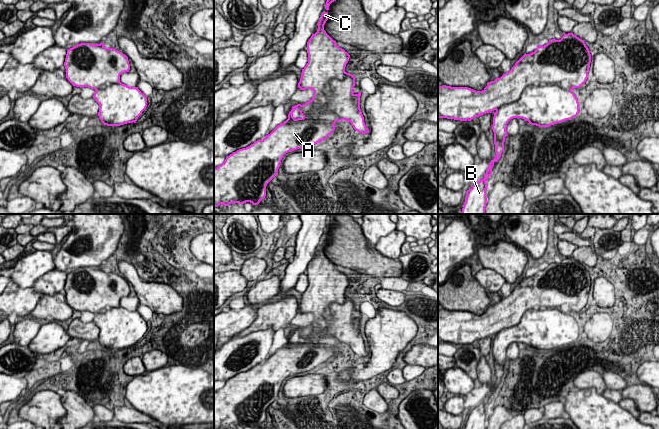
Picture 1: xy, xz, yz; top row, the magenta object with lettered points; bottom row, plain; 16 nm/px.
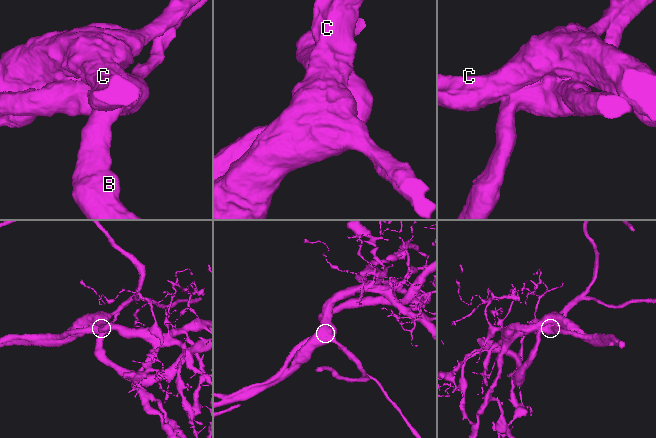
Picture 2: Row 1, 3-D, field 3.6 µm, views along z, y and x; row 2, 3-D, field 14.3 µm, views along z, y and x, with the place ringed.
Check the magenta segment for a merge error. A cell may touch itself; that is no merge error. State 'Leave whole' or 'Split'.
Split

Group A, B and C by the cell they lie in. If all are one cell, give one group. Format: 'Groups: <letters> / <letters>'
Groups: A C / B

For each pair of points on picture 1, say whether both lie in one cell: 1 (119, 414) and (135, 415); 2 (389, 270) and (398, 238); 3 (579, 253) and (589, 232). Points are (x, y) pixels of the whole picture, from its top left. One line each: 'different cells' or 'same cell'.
1: same cell
2: different cells
3: different cells

